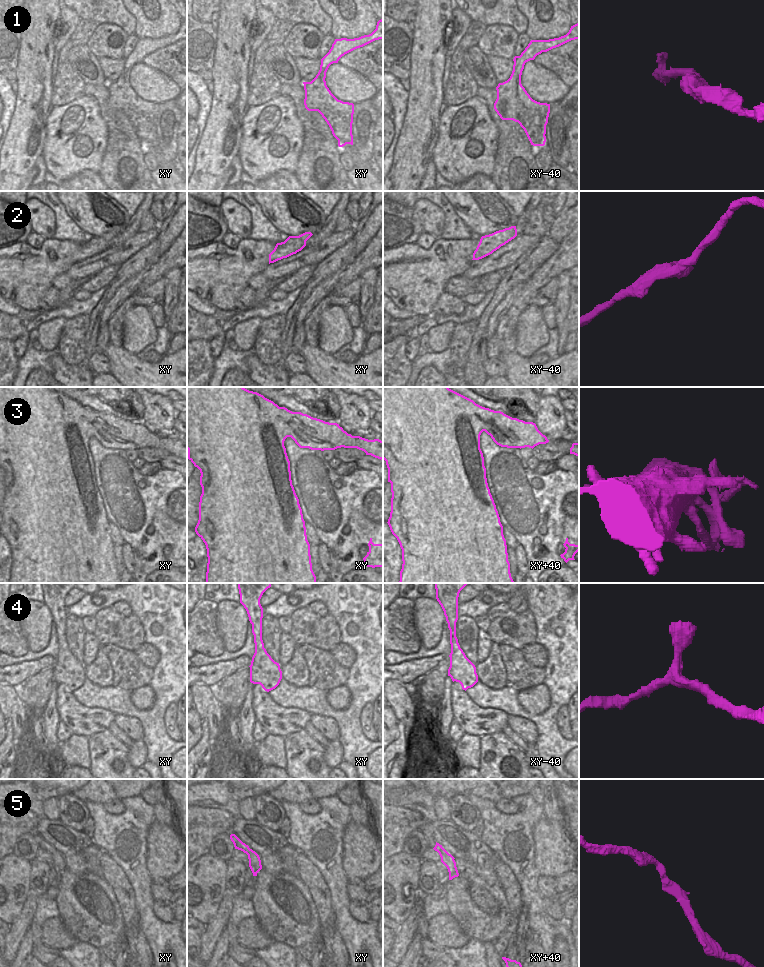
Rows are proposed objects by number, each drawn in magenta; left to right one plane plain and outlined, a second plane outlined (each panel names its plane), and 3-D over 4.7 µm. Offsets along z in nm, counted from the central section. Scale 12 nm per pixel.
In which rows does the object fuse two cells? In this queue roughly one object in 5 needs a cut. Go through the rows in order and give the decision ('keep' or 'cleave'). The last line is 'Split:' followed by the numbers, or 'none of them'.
1: keep
2: keep
3: keep
4: keep
5: keep
Split: none of them

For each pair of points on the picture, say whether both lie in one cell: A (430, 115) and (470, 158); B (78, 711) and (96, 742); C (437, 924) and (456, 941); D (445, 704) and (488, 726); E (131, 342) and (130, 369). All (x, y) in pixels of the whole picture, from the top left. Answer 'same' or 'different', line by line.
A: different
B: different
C: same
D: different
E: different

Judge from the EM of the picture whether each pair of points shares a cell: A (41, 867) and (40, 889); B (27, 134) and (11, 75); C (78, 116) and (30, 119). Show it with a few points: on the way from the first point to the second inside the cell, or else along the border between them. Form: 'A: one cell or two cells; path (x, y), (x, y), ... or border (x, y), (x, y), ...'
A: one cell; path (39, 872), (39, 884)
B: two cells; border (18, 56), (16, 79)
C: two cells; border (48, 115), (45, 139), (43, 141)

